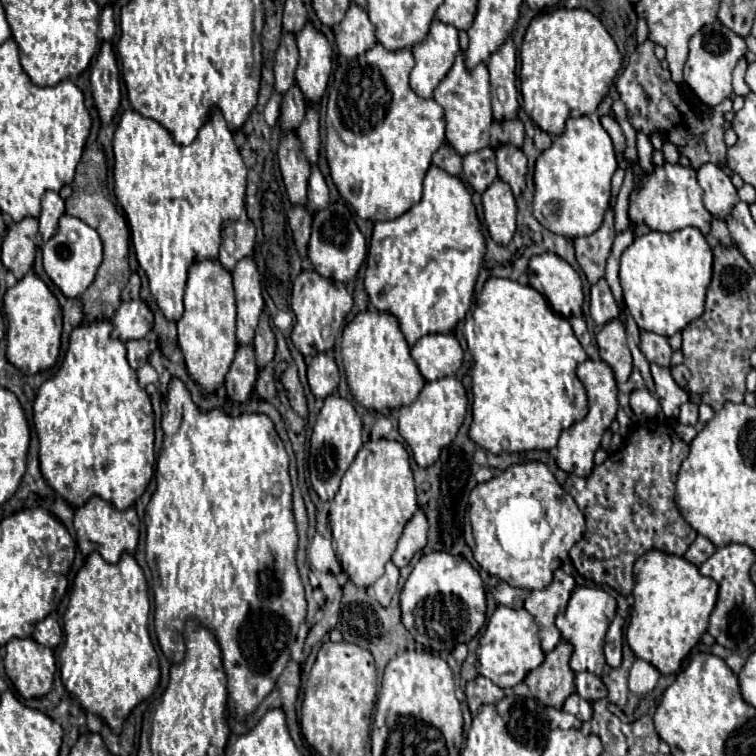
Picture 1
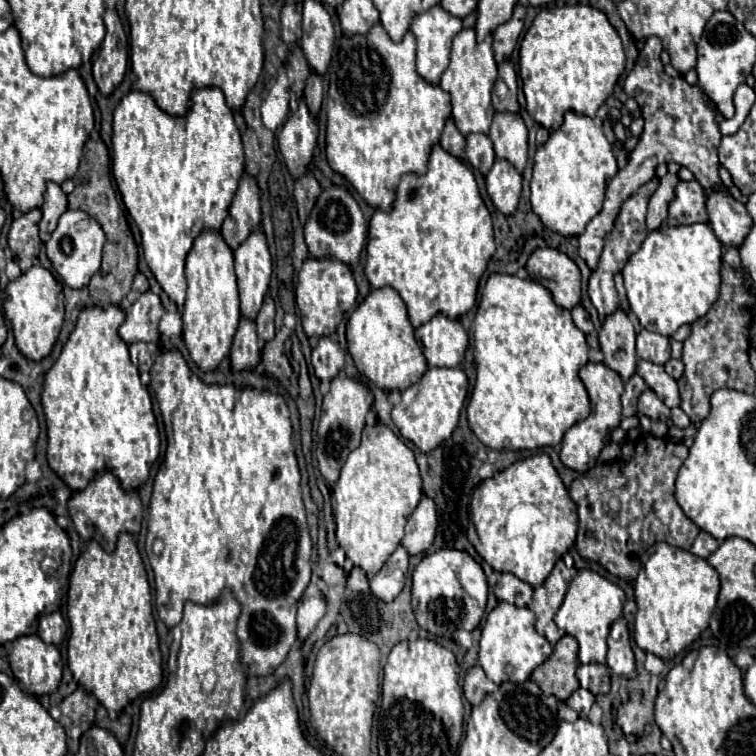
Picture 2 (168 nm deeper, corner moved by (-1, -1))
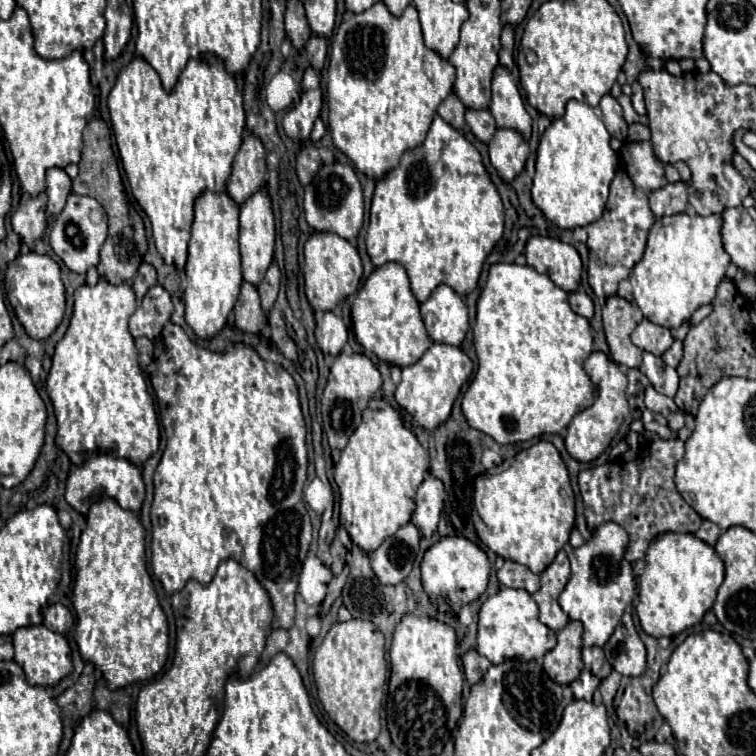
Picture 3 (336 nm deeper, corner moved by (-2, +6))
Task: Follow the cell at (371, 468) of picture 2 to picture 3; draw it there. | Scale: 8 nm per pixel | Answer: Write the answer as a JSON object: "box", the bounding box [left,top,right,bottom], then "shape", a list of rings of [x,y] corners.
{"box":[334,404,428,554],"shape":[[[390,404],[368,406],[362,416],[362,424],[350,436],[348,446],[342,450],[342,456],[334,466],[334,482],[340,490],[340,526],[346,528],[352,542],[360,546],[364,552],[372,554],[382,544],[382,540],[386,540],[386,536],[394,536],[394,532],[402,528],[402,524],[408,524],[416,508],[414,498],[418,486],[422,484],[426,472],[428,452],[420,446],[416,436],[404,426],[400,414]]]}

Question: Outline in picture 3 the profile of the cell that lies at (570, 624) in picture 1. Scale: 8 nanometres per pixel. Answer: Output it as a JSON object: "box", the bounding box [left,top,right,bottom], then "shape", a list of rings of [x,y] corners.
{"box":[560,522,634,648],"shape":[[[614,522],[602,524],[594,536],[580,548],[570,552],[572,576],[560,594],[560,608],[572,618],[584,624],[582,644],[586,648],[604,646],[620,622],[626,606],[634,596],[634,574],[630,562],[624,560],[624,550],[628,546],[628,534]]]}

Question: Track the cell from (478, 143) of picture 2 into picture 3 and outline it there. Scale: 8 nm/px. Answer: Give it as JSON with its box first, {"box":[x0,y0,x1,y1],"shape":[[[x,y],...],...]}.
{"box":[466,110,496,144],"shape":[[[466,110],[466,124],[470,126],[472,134],[484,144],[488,144],[496,132],[496,122],[490,110]]]}

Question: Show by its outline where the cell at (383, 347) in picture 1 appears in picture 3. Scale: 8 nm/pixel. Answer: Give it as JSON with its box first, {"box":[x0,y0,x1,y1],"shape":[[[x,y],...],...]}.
{"box":[352,262,430,368],"shape":[[[396,262],[376,268],[364,282],[352,304],[352,324],[356,342],[392,366],[406,368],[406,364],[414,364],[414,360],[426,352],[426,344],[430,344],[420,316],[420,304],[410,290],[406,270]]]}

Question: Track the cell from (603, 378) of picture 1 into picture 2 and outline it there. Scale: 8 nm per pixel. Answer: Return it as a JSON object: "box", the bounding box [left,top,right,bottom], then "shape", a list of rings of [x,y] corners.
{"box":[561,363,623,473],"shape":[[[587,363],[581,371],[579,371],[579,377],[589,393],[589,399],[591,399],[591,415],[579,423],[575,423],[563,437],[563,443],[561,443],[561,461],[565,467],[573,469],[573,471],[579,471],[579,473],[585,473],[589,471],[601,449],[605,447],[605,441],[607,441],[607,435],[619,427],[621,423],[621,393],[623,393],[623,381],[621,377],[605,367],[603,363]]]}

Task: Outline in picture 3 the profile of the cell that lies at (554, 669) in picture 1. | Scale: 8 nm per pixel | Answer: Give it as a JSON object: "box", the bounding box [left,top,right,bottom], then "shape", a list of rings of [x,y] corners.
{"box":[544,622,582,684],"shape":[[[568,622],[558,632],[558,644],[544,656],[544,672],[558,684],[572,684],[582,672],[582,624]]]}

